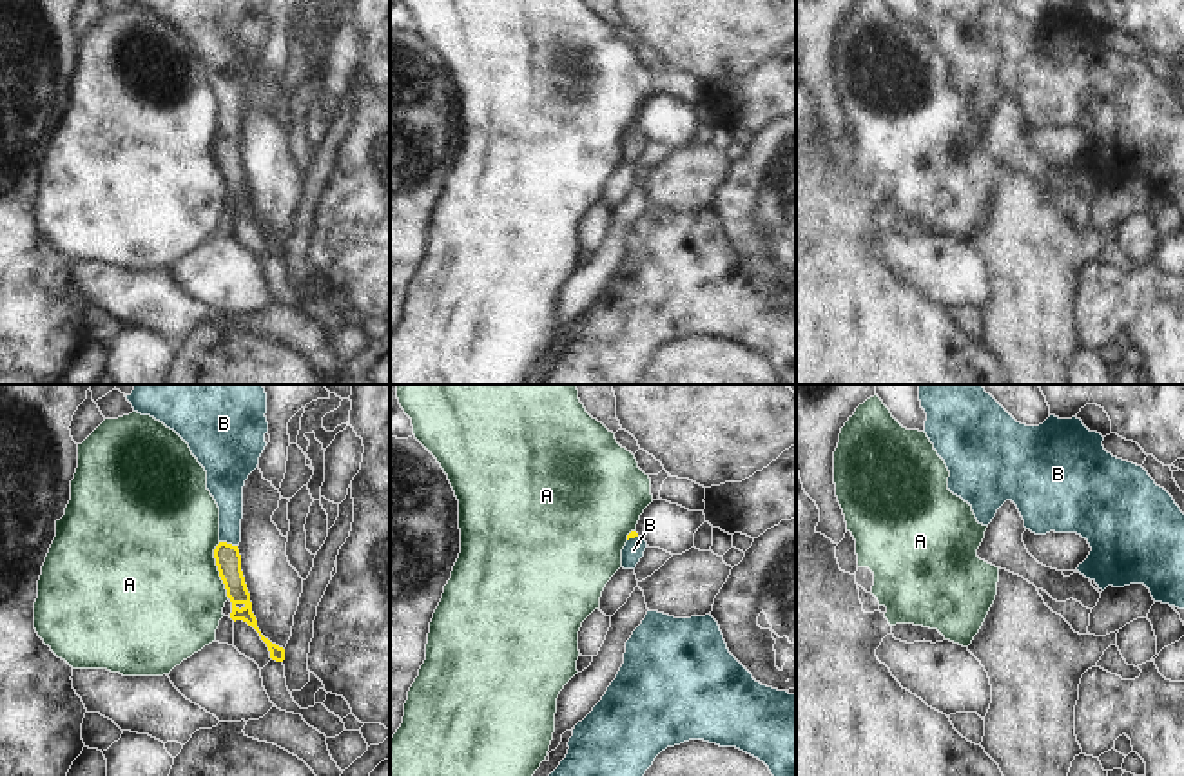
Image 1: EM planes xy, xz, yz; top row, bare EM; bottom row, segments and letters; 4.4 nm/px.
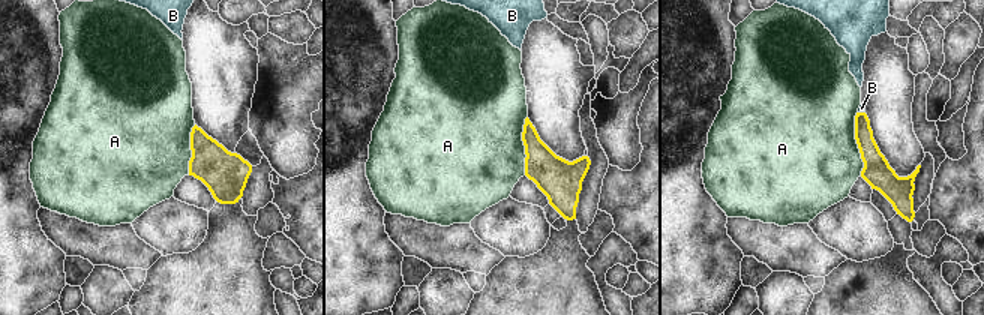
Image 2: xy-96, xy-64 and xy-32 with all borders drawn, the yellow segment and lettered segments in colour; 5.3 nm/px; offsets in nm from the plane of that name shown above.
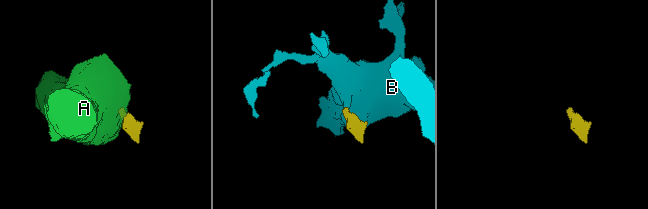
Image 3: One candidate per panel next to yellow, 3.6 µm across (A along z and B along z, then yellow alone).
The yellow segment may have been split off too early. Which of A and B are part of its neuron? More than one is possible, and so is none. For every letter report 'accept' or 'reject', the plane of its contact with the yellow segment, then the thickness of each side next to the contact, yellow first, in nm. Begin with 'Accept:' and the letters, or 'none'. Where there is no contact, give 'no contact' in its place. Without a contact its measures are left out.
Accept: B
A: reject; meets yellow in xy; 110 nm thick on the yellow side, 500 nm on the other
B: accept; meets yellow in xy; 110 nm thick on the yellow side, 140 nm on the other

